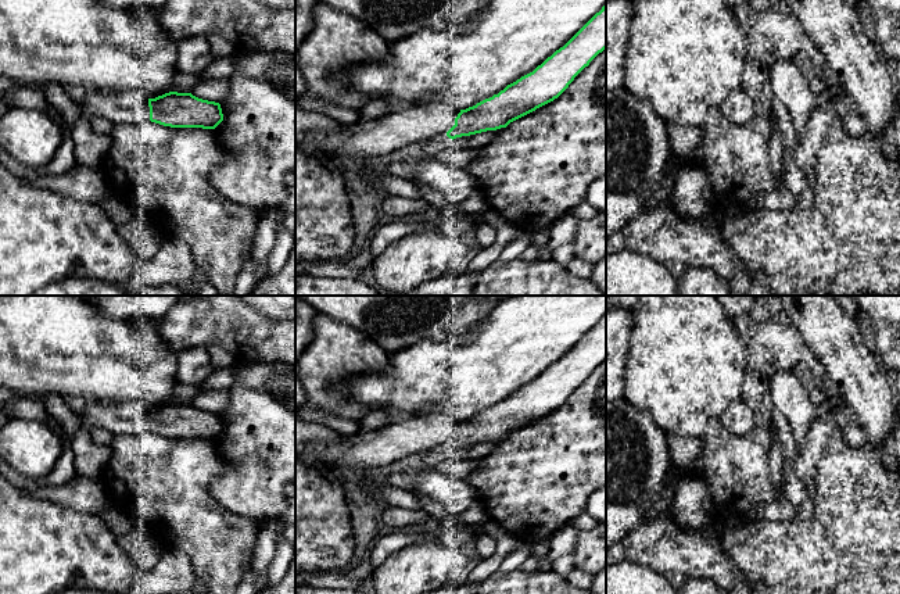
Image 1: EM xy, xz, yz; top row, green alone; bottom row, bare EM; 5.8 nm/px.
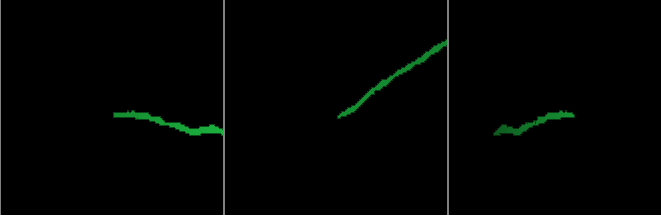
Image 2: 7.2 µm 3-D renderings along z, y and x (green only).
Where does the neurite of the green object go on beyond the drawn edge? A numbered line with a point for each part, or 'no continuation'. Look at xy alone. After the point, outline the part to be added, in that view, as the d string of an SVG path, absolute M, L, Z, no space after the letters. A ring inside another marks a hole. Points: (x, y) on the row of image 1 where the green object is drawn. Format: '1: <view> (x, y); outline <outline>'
1: xy (132, 106); outline M139 90L90 92L78 105L79 117L85 121L93 117L105 118L112 124L150 121L148 99Z

